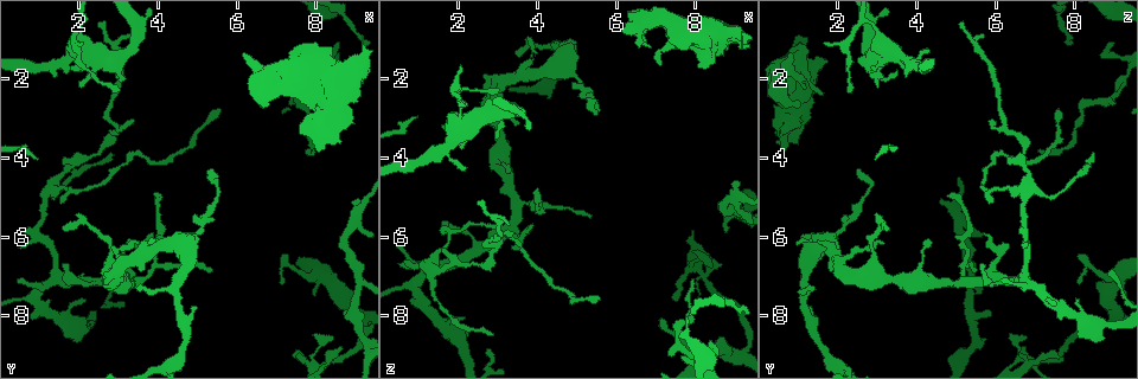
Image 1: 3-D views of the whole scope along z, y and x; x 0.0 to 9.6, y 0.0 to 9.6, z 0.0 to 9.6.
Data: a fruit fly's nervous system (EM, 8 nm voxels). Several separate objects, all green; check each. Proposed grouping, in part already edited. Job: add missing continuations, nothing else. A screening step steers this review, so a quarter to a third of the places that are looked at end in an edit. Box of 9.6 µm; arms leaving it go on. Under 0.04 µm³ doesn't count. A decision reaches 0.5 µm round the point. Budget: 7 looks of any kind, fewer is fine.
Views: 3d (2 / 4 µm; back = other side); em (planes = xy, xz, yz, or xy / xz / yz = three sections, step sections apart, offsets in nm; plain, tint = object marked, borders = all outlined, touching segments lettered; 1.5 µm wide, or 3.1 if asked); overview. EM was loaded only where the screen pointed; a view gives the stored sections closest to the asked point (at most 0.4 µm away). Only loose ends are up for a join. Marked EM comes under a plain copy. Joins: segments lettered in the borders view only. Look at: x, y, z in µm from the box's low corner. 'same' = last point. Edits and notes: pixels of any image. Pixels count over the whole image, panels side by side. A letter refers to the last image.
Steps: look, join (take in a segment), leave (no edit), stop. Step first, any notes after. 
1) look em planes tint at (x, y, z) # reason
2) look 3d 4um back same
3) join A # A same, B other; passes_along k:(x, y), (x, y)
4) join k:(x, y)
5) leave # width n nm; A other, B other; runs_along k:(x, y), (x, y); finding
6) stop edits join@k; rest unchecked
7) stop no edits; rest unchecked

look 3d 2um at (8.75, 7.95, 5.85) # free end

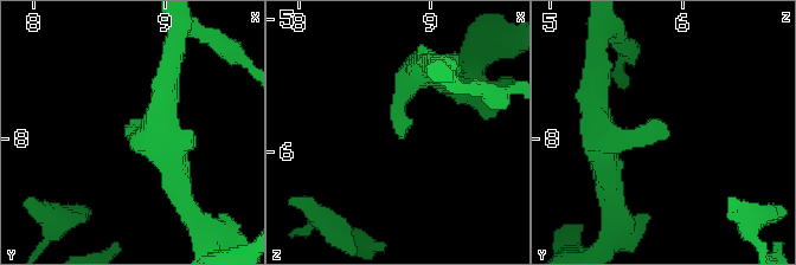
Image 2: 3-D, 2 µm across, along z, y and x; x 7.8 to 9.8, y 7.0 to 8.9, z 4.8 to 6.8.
look em planes borders at (8.76, 8.00, 5.90) # shape alone is not enough

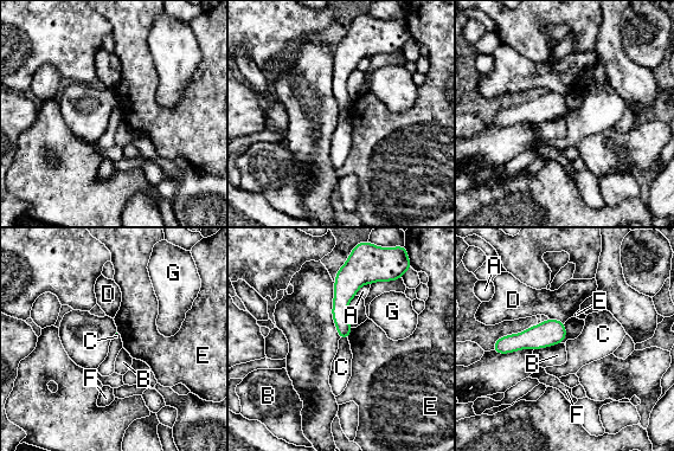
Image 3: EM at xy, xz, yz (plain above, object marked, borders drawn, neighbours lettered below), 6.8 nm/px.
leave # A other, B other, C other, D other, E other, F other, G other; border 3:(340, 337), (347, 339); no lettered segment goes on from it

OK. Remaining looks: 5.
look em planes borders at (3.50, 7.30, 1.40) # tapers out

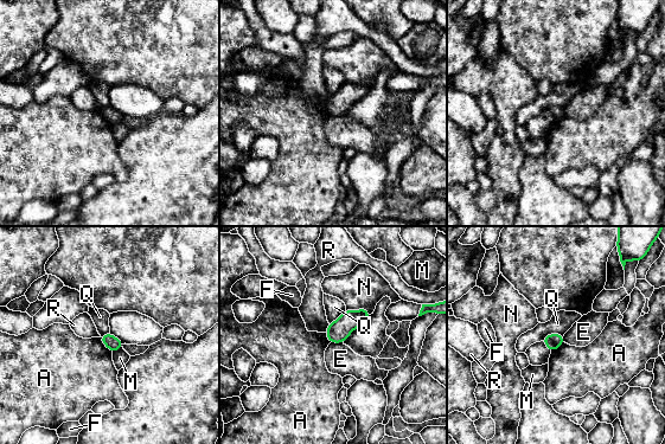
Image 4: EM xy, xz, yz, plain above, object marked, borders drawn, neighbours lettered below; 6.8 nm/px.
leave # A other, E other, F other, M other, N other, Q other, R other; border 4:(98, 336), (112, 353); no lettered segment goes on from it

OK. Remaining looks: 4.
look 3d 4um back at (5.25, 4.30, 2.50) # an open end

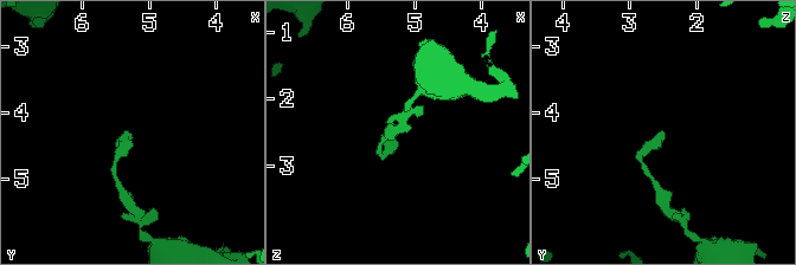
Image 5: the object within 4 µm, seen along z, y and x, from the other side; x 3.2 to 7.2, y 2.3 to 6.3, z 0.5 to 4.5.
look em xy step 4 borders at (5.30, 4.30, 2.50)

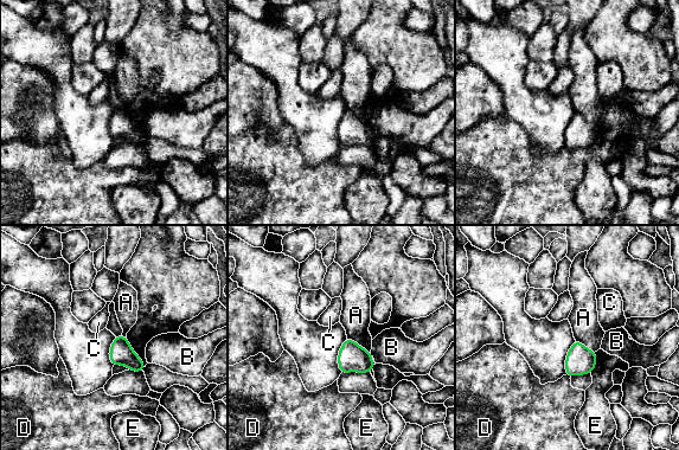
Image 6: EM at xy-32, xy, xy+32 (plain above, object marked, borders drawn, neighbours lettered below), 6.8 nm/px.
leave # A other, B other, C other, D other, E other; border 6:(347, 336), (370, 352); none of them fits

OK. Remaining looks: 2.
stop no edits; rest unchecked

